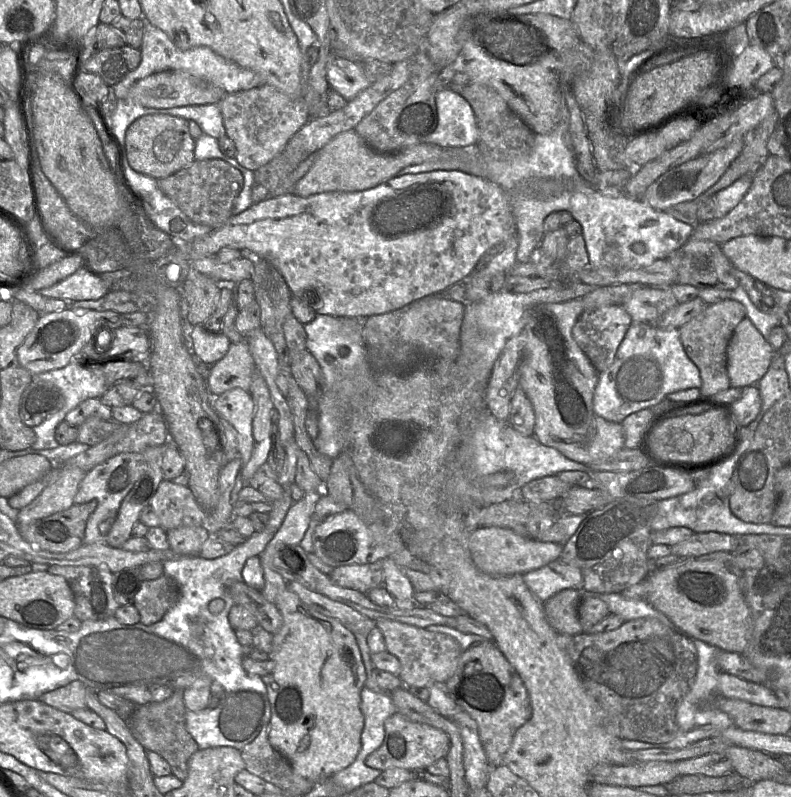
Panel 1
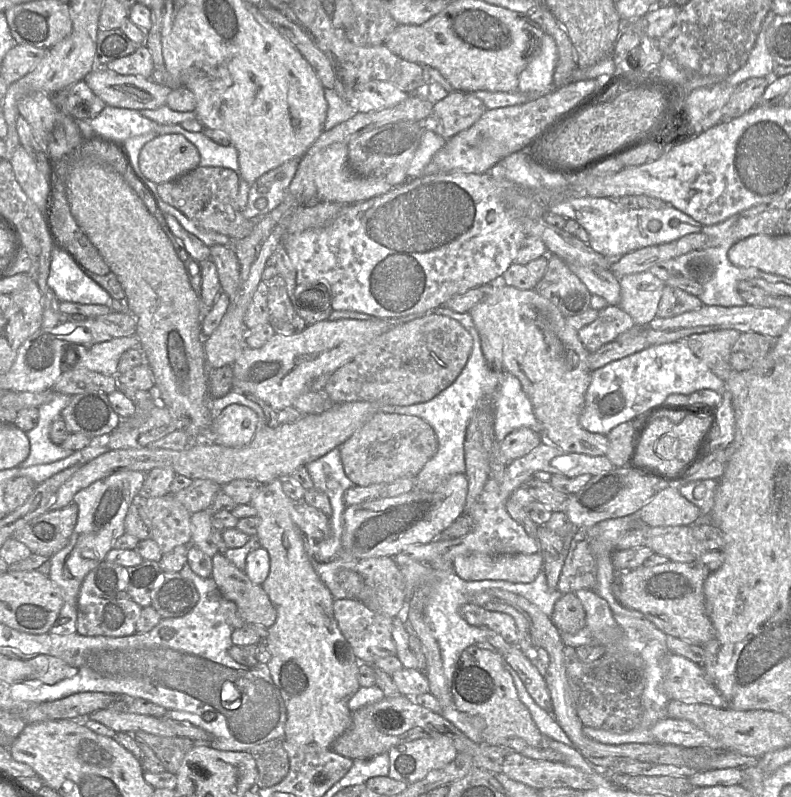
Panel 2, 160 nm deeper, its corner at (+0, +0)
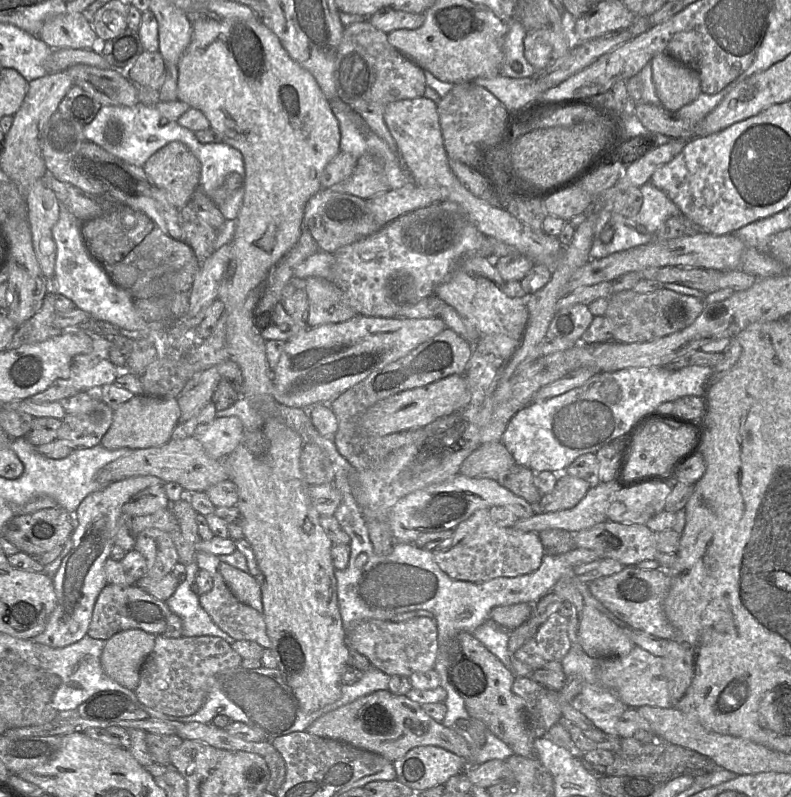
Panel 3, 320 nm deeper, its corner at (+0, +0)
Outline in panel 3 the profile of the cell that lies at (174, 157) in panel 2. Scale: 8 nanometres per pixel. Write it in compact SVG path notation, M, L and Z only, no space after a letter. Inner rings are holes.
M172 141L151 155L143 169L178 209L186 205L199 186L201 163L189 148Z

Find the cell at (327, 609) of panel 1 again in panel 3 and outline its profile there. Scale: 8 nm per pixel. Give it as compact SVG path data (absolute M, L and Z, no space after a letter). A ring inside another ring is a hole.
M421 616L401 622L360 621L346 634L348 647L366 656L372 666L390 676L409 678L414 672L427 672L435 668L438 650L437 625L430 617Z

